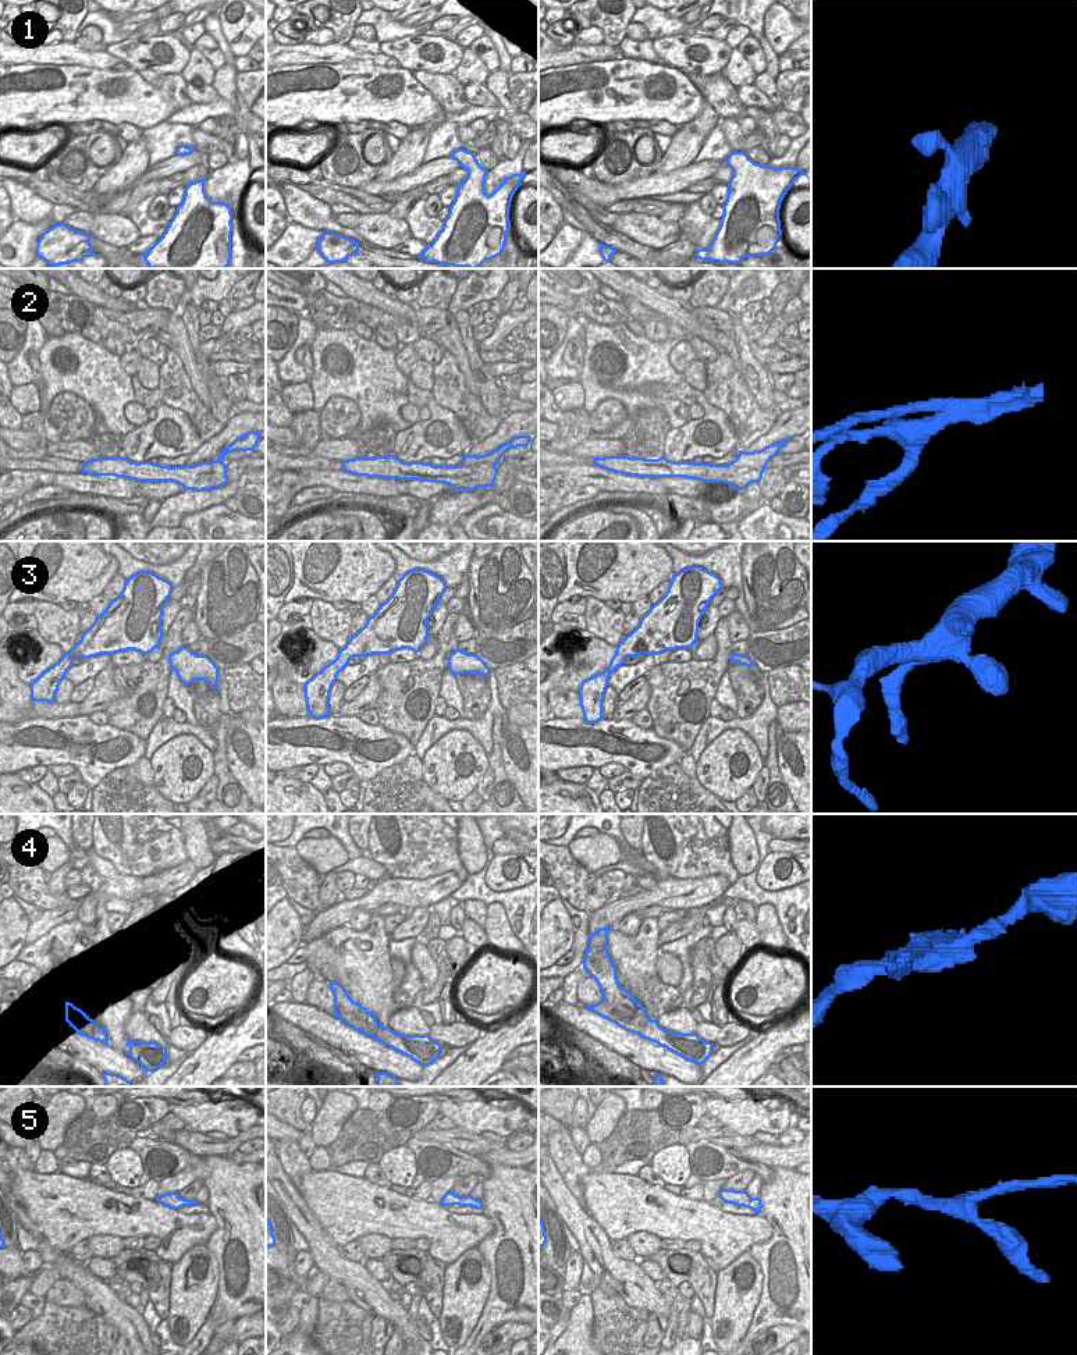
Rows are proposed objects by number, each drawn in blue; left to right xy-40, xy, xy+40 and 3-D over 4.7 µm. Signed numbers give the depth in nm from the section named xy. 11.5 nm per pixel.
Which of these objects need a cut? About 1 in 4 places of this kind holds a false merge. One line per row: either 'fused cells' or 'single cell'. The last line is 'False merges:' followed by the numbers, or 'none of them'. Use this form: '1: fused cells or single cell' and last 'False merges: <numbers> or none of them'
1: single cell
2: fused cells
3: single cell
4: fused cells
5: single cell
False merges: 2, 4

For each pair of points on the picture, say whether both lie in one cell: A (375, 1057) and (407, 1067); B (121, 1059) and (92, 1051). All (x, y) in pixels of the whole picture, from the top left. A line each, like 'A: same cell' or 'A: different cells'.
A: same cell
B: same cell

